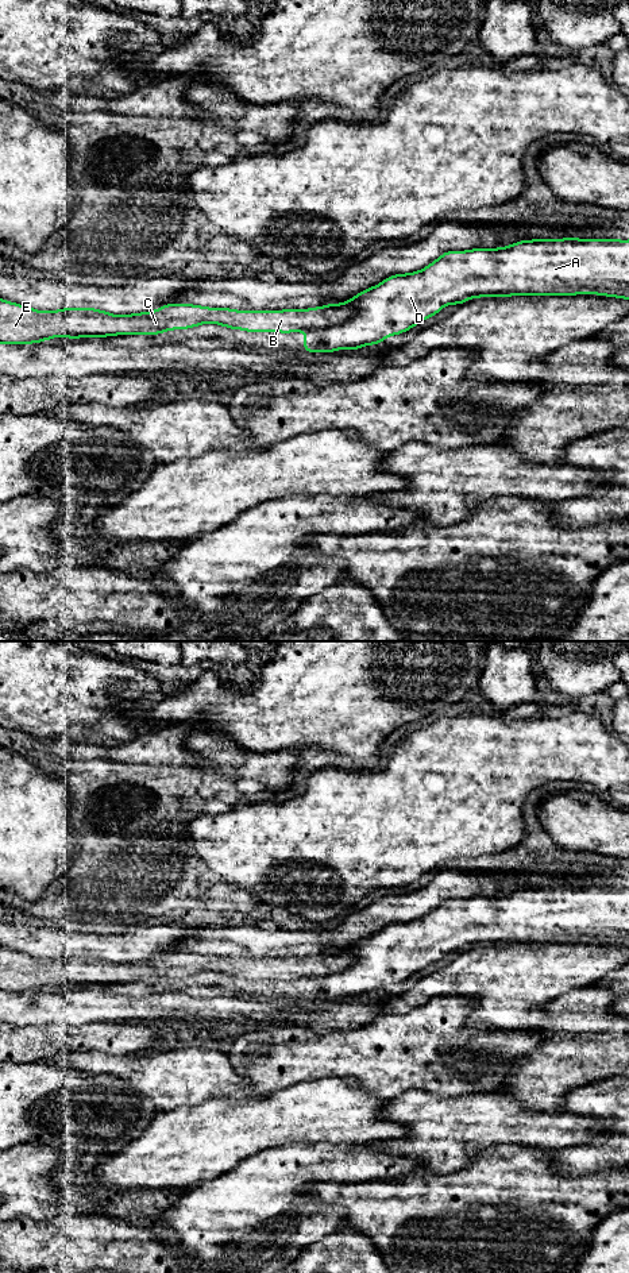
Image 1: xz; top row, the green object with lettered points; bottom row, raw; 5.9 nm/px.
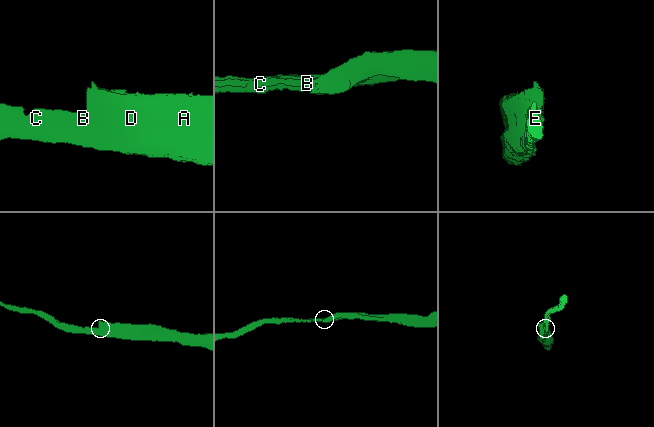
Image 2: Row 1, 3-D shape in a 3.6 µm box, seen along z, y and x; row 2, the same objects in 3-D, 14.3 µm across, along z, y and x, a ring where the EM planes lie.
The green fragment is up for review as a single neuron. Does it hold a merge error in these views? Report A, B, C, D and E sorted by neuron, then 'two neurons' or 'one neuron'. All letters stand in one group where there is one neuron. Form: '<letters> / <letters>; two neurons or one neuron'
A D / B C E; two neurons

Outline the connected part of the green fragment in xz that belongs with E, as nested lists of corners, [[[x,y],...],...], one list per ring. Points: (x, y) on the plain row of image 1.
[[[0,948],[0,992],[40,991],[55,984],[104,985],[155,983],[215,971],[248,980],[296,980],[347,969],[355,958],[347,952],[288,958],[232,958],[190,952],[167,952],[158,958],[116,964],[92,956],[40,960]]]

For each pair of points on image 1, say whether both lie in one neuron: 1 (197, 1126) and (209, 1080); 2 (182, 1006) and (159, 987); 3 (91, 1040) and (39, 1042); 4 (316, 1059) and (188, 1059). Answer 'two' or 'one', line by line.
1: two
2: two
3: one
4: two

